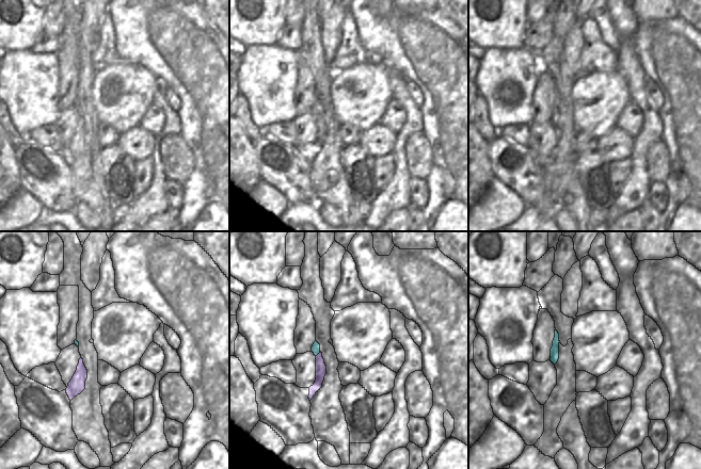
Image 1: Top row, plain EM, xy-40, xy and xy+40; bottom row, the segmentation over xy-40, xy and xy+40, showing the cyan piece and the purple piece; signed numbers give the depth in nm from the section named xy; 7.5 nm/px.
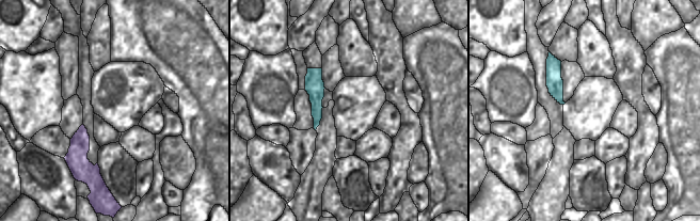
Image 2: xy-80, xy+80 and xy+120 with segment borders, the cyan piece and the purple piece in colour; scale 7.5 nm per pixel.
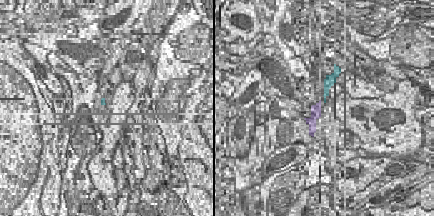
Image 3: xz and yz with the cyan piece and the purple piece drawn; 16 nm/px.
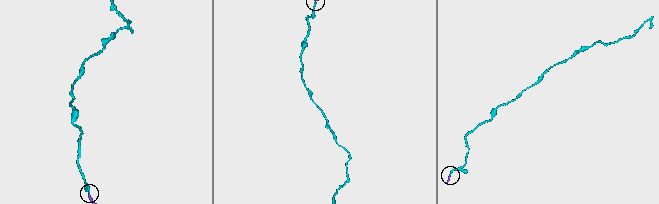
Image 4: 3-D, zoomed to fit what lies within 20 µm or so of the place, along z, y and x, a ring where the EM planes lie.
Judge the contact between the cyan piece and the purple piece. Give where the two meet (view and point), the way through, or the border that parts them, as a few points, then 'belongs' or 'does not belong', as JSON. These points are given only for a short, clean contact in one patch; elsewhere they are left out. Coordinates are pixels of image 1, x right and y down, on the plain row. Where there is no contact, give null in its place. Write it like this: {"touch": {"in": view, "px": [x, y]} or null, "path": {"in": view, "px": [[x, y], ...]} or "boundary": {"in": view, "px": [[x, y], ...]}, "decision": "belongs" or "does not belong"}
{"touch": {"in": "xy", "px": [318, 114]}, "path": {"in": "xy", "px": [[316, 108], [318, 114], [320, 127]]}, "decision": "belongs"}

